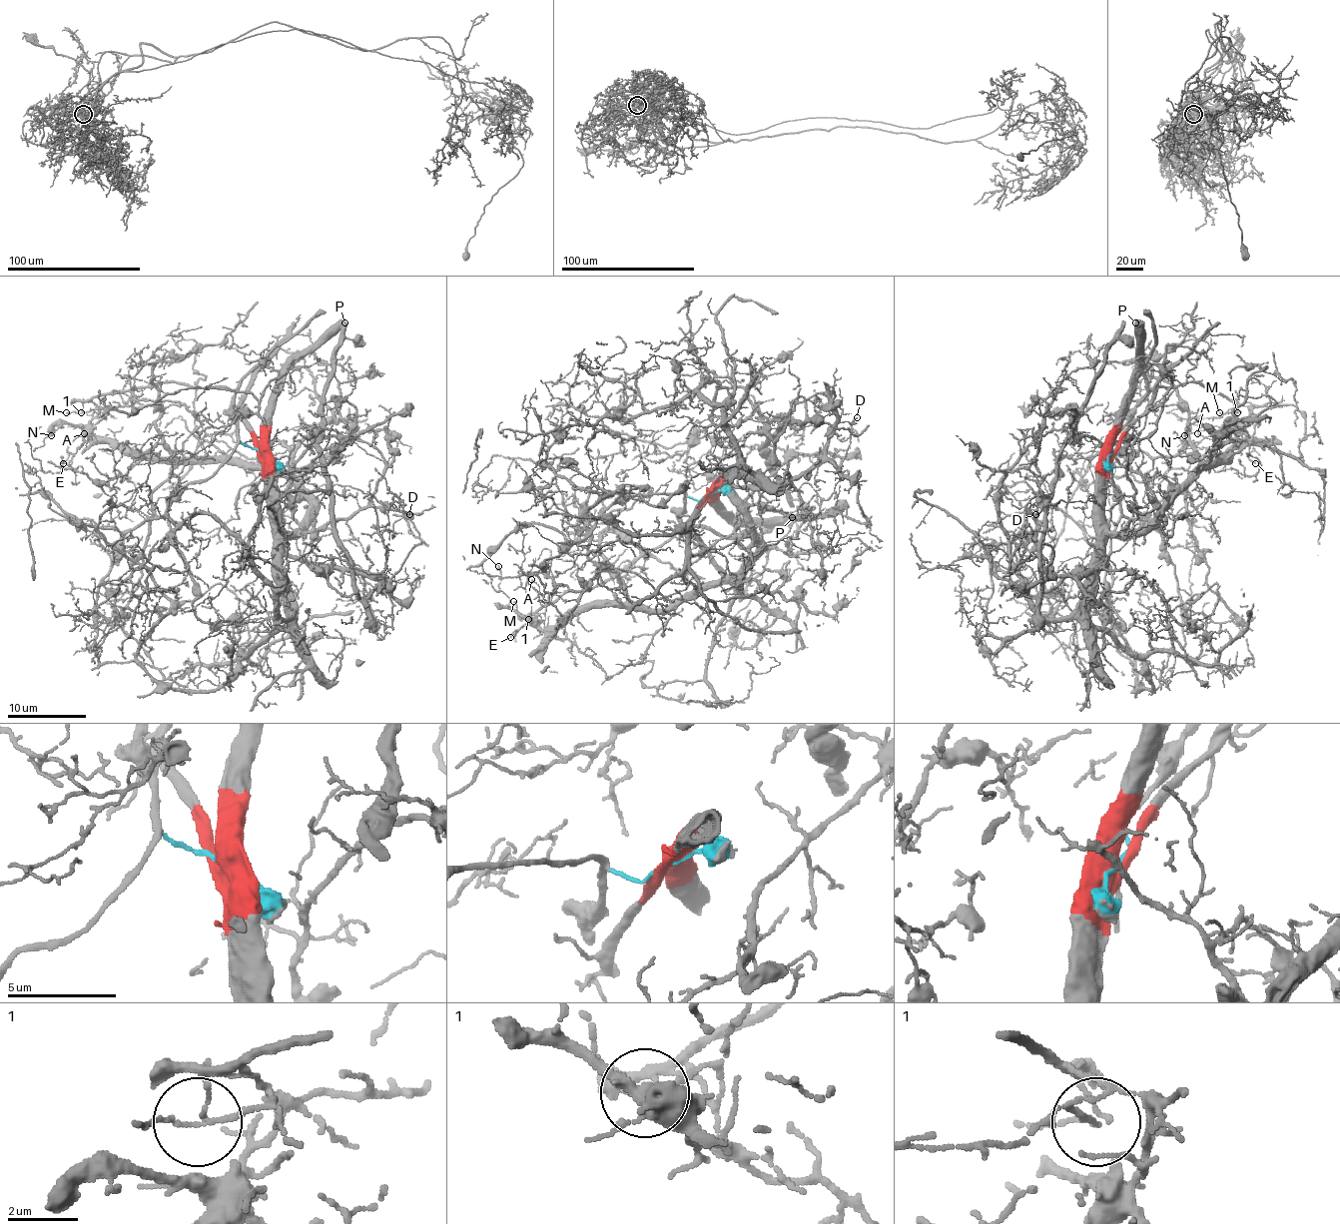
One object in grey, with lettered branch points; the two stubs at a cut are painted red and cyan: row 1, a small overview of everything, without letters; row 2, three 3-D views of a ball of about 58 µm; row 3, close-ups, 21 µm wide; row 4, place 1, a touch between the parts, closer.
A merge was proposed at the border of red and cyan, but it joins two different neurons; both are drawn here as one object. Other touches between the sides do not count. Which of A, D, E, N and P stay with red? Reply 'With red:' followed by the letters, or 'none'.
With red: A, D, E, N, P

